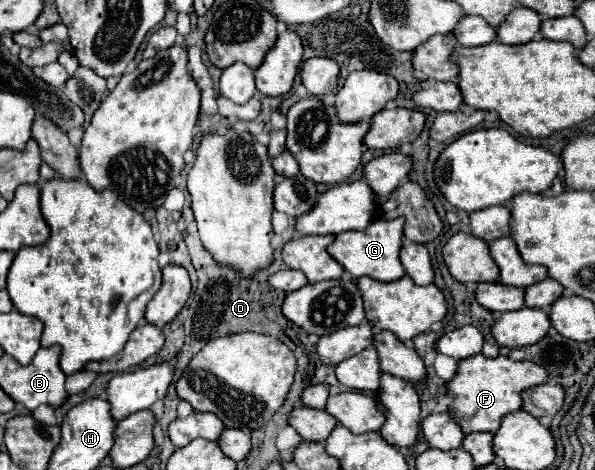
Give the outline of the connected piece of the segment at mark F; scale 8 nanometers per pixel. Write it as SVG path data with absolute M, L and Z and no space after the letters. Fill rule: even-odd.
M475 354L467 360L459 362L457 376L447 382L447 390L455 394L455 402L451 410L459 420L465 434L471 432L490 432L495 434L501 426L501 418L505 414L517 412L523 408L523 390L549 382L549 372L541 364L531 360L515 362L507 356L485 358L483 354Z

